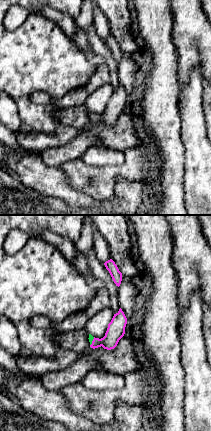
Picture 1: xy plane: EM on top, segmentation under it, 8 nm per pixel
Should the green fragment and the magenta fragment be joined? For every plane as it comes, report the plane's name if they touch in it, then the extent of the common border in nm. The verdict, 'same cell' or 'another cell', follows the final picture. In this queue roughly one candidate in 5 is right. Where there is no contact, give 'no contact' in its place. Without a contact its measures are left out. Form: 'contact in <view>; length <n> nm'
contact in xy; length 90 nm

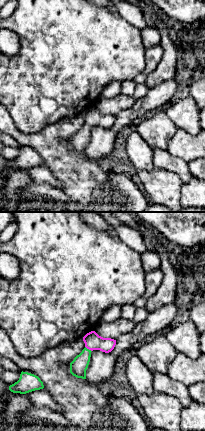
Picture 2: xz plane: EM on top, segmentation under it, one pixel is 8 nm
contact in xz; length 70 nm

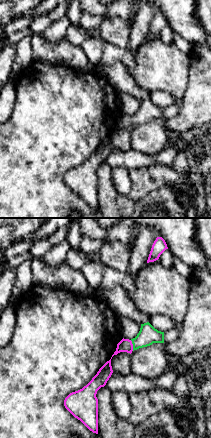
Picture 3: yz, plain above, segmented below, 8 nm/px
contact in yz; length 90 nm

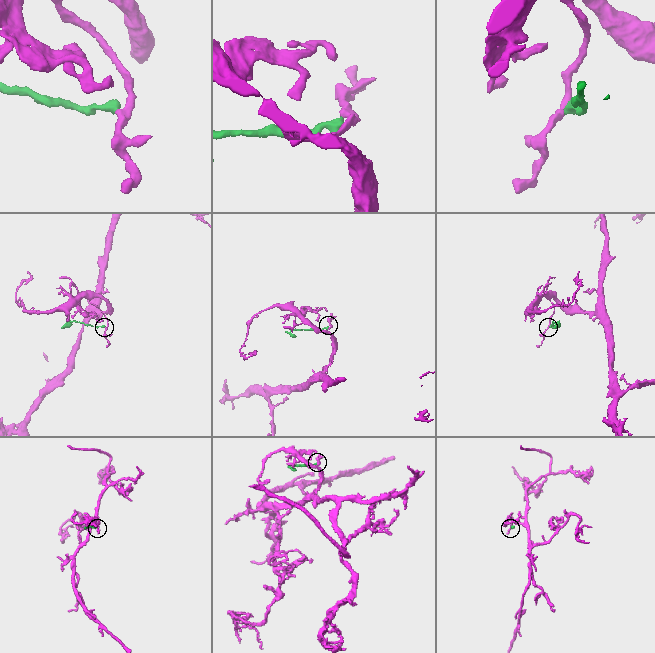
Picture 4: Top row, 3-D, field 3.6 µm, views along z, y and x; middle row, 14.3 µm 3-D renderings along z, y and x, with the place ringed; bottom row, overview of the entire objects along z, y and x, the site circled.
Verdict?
same cell

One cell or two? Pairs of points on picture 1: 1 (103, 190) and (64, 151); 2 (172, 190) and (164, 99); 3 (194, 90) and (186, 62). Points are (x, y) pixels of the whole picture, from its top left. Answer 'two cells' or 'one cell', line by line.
1: two cells
2: one cell
3: two cells

